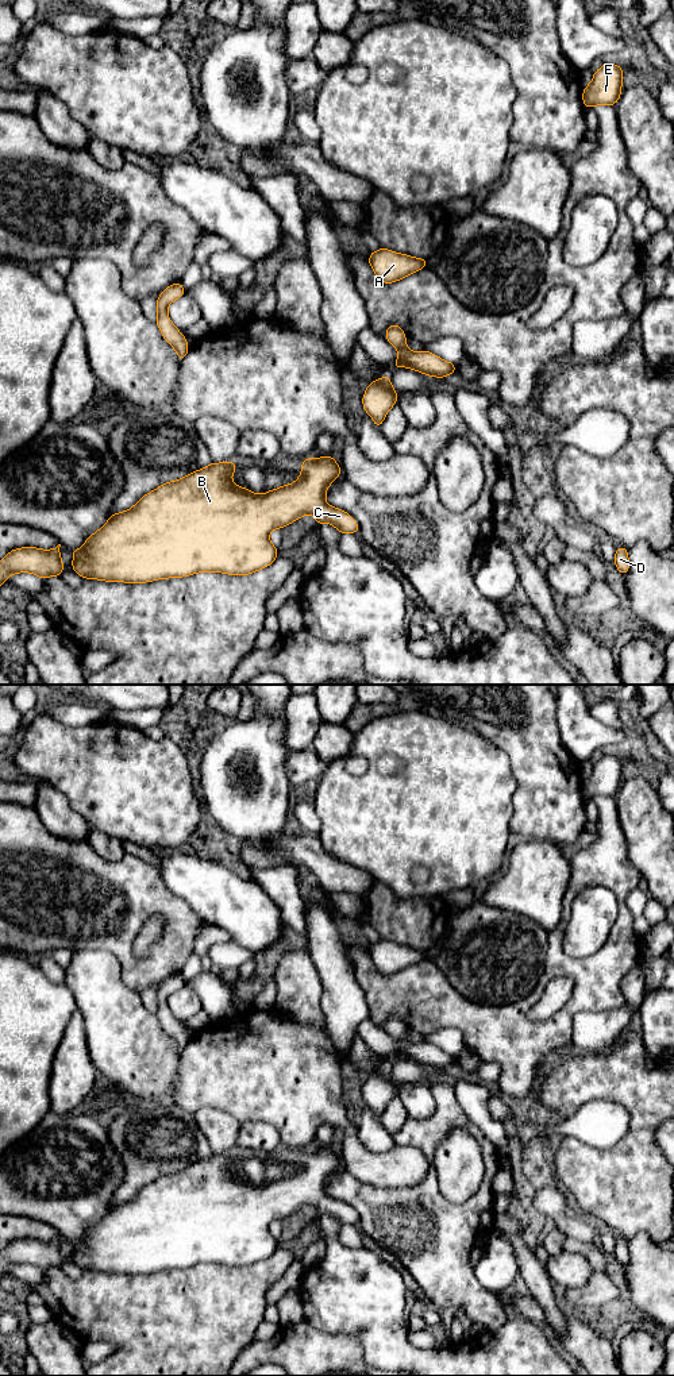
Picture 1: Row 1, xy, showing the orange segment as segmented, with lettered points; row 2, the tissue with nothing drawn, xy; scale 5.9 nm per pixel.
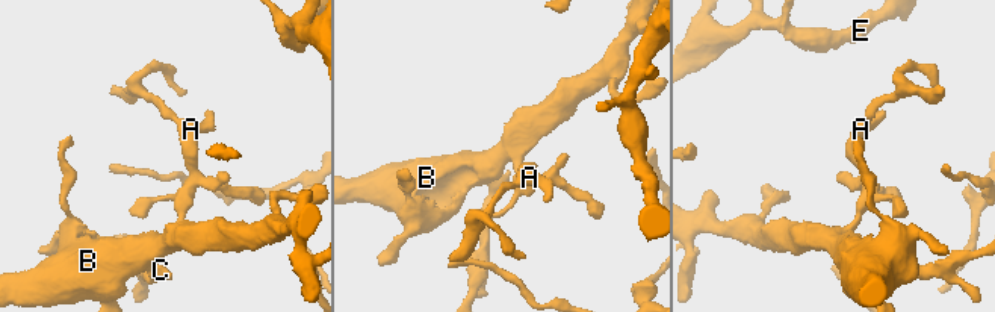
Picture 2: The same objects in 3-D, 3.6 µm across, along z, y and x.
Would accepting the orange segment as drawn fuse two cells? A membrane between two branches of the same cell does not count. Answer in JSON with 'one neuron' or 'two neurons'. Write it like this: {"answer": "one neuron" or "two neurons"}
{"answer": "one neuron"}

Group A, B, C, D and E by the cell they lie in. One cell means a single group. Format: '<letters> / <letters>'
A B C D E

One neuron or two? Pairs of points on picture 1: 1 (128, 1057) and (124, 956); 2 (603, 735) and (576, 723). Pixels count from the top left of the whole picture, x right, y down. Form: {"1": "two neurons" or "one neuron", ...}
{"1": "two neurons", "2": "one neuron"}

